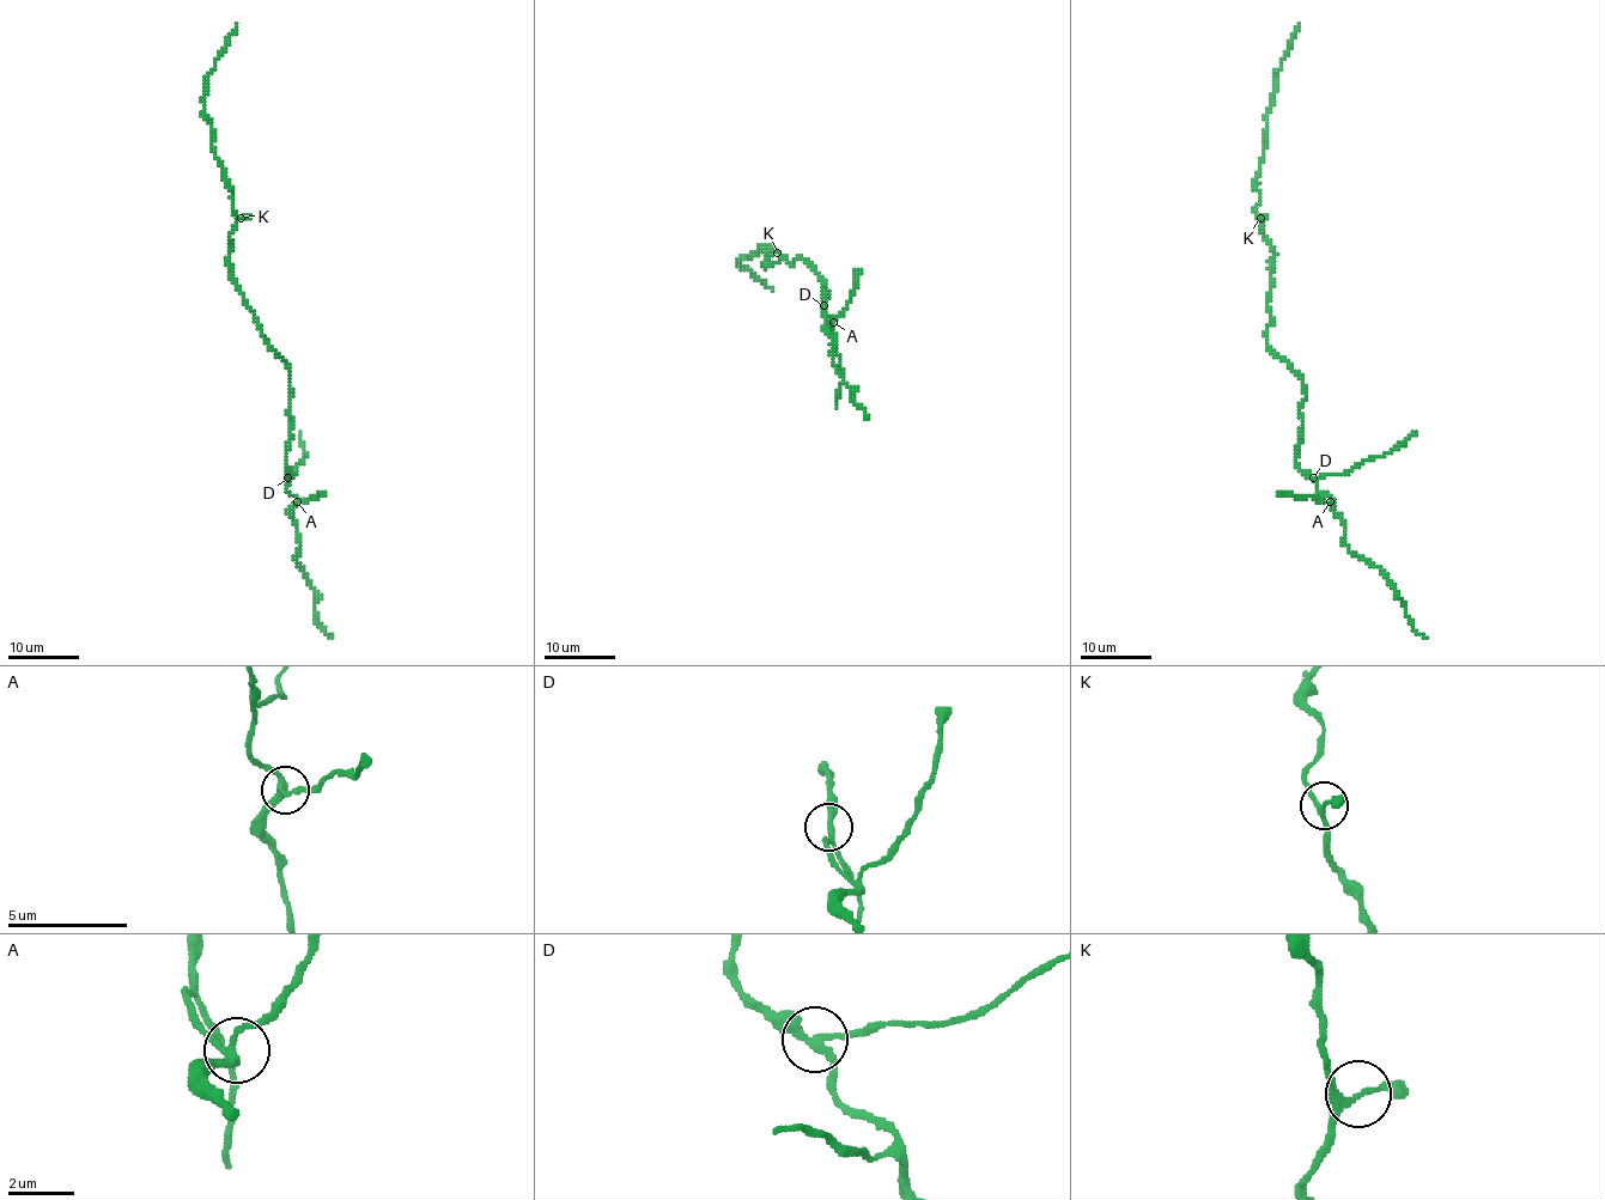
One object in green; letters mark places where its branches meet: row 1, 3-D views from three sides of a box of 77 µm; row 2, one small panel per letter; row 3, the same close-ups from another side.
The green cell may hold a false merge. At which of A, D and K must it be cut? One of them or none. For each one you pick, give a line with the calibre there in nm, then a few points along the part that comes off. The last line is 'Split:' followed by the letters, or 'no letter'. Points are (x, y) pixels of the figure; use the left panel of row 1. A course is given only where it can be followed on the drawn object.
D: calibre 200 nm; course (287, 477), (296, 474), (306, 456), (299, 431)
Split: D

